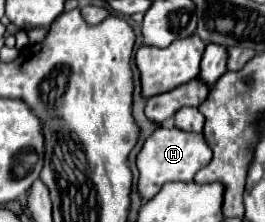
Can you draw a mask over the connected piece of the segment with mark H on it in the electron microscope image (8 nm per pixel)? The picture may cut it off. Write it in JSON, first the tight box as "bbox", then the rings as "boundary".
{"bbox":[136,127,212,199],"boundary":[[[158,127],[144,143],[136,163],[140,171],[138,179],[138,191],[142,199],[152,199],[160,187],[168,181],[192,181],[194,175],[206,167],[212,159],[212,149],[208,147],[206,139],[202,133],[190,133],[190,131],[180,131],[178,127]]]}

